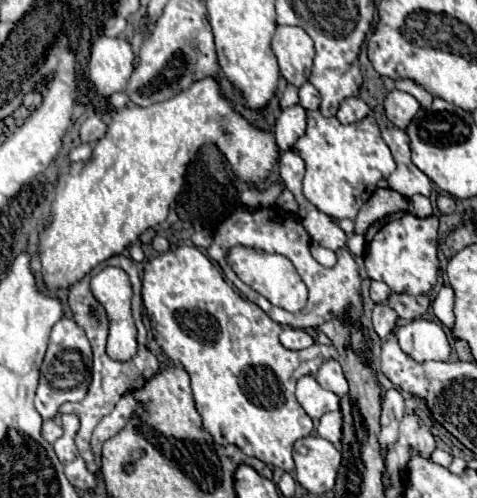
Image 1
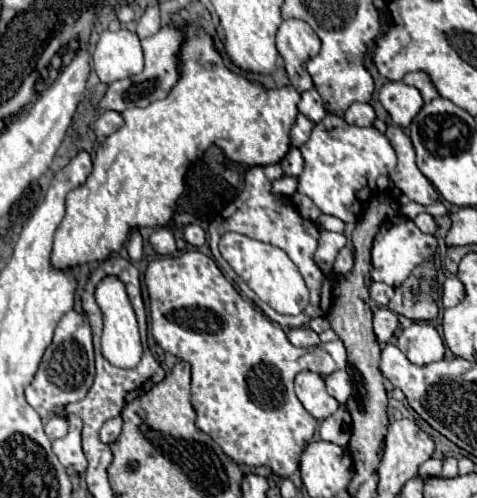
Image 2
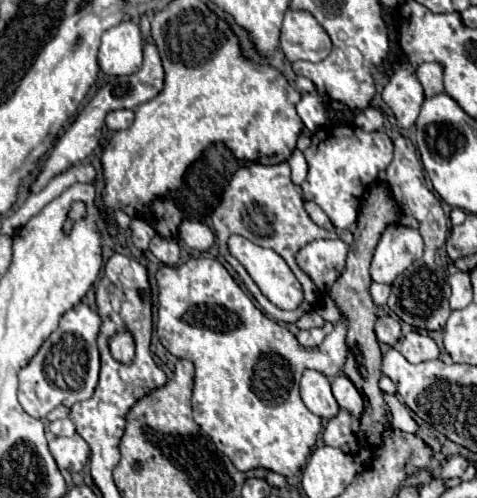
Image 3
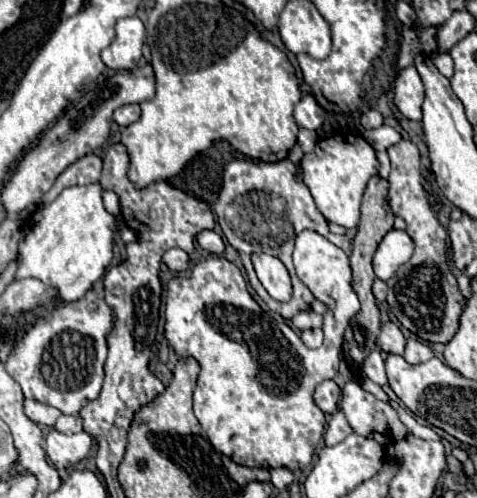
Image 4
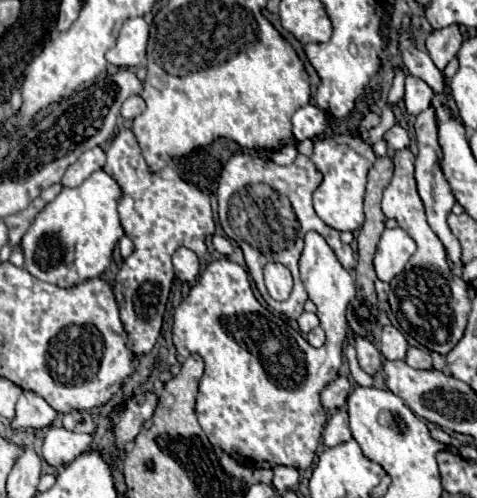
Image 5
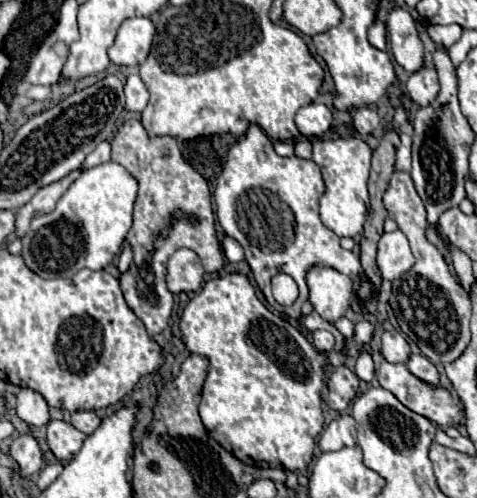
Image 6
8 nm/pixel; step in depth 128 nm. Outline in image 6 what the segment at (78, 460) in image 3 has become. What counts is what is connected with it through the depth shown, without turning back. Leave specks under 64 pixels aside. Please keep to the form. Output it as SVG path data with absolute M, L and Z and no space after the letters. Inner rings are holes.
M50 420L46 428L48 448L56 456L58 462L66 462L76 456L76 452L82 448L82 442L86 438L84 432L72 428L72 424L64 420Z

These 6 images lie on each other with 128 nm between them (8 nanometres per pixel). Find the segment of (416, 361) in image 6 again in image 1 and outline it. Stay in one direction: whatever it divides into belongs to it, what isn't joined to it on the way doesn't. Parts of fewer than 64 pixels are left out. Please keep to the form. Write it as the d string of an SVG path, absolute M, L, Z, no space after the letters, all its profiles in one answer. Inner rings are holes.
M412 320L396 330L396 338L400 342L400 348L412 356L414 360L442 360L446 362L450 358L450 340L444 334L442 326L432 320Z

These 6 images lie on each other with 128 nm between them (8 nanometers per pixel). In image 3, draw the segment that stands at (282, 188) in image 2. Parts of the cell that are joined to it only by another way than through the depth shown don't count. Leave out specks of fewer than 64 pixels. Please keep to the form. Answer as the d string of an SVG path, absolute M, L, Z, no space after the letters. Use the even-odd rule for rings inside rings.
M294 150L292 156L288 158L288 164L292 168L292 182L294 184L300 184L306 178L306 170L308 170L306 160L304 160L304 154L300 150Z

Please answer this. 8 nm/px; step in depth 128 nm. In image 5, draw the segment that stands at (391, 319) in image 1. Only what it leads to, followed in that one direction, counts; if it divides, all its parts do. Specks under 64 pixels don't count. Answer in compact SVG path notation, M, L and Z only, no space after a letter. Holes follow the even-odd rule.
M390 324L390 326L382 328L380 350L388 360L404 360L406 350L408 350L408 342L402 336L402 332Z

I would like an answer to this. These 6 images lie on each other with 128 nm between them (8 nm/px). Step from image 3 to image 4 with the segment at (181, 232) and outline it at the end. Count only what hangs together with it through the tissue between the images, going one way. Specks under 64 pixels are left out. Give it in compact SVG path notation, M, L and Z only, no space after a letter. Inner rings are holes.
M202 230L196 236L196 242L198 242L200 248L204 248L208 252L214 252L214 254L222 254L224 252L224 242L214 230Z

